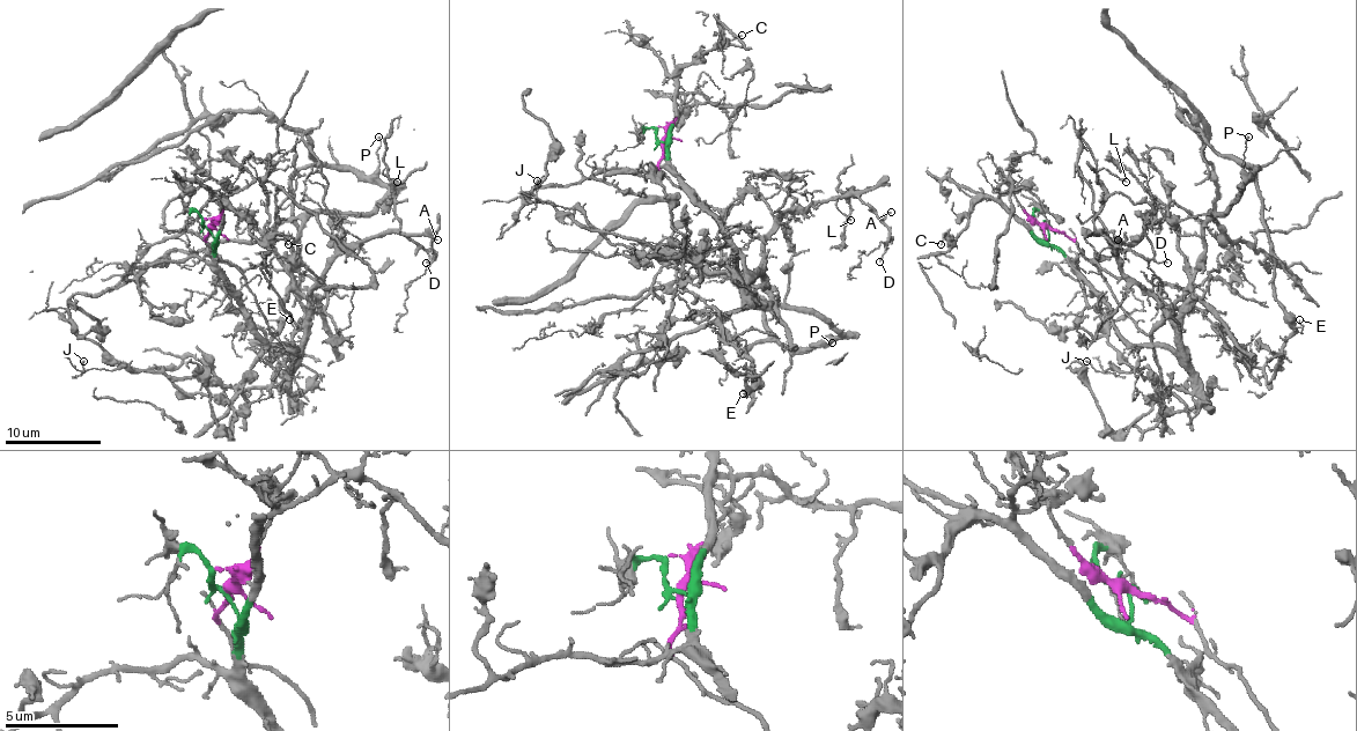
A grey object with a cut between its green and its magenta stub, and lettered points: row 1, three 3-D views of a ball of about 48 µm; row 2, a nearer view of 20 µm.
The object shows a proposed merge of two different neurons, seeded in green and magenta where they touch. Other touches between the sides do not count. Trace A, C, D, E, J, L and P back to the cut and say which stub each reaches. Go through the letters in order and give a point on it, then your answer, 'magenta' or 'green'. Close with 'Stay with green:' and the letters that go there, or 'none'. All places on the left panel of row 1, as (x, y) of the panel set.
A: place (437, 240); green
C: place (288, 244); green
D: place (426, 263); green
E: place (289, 319); magenta
J: place (83, 361); green
L: place (397, 182); green
P: place (378, 137); magenta
Stay with green: A, C, D, J, L

